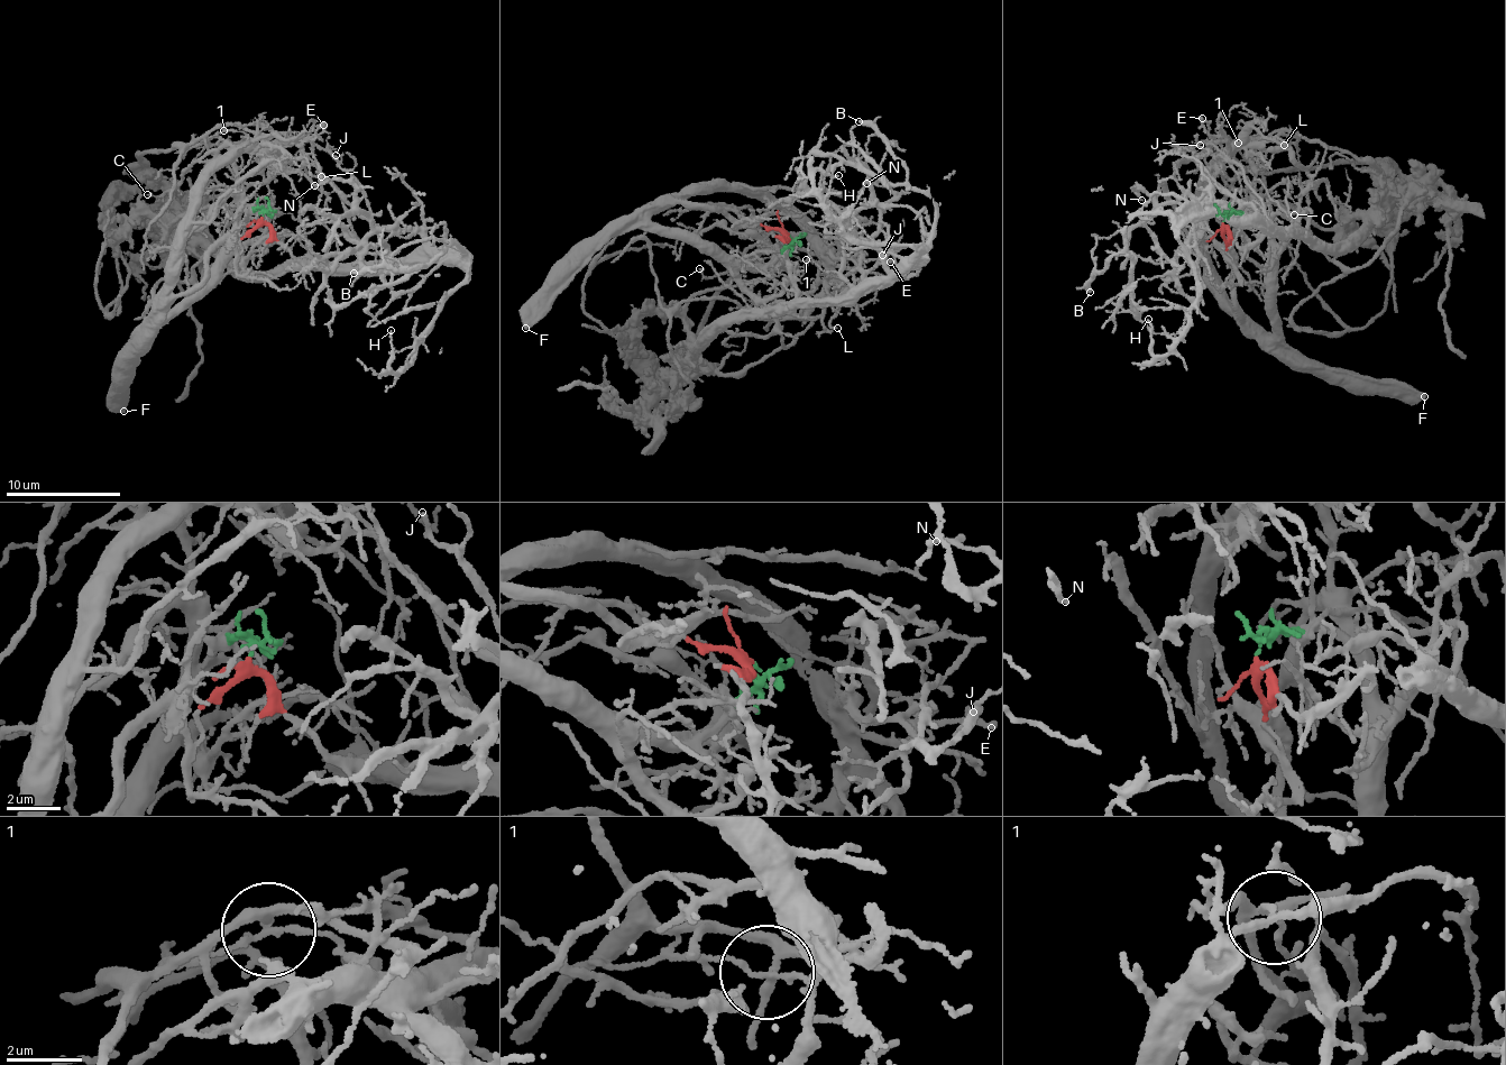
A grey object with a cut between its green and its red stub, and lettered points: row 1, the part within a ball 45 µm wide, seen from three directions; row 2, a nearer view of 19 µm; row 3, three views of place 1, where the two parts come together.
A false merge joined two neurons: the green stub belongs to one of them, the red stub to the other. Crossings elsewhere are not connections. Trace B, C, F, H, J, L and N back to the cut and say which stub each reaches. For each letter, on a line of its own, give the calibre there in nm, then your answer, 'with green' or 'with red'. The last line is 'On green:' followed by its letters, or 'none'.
B: 280 nm thick; with red
C: 150 nm thick; with green
F: 480 nm thick; with green
H: 130 nm thick; with red
J: 100 nm thick; with red
L: 150 nm thick; with green
N: 130 nm thick; with red
On green: C, F, L

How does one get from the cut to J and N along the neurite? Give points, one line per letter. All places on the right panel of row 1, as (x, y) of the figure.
J: (1221, 223), (1241, 247), (1277, 227), (1279, 230), (1217, 184), (1197, 159), (1208, 153), (1199, 146)
N: (1221, 223), (1241, 247), (1279, 230), (1230, 209), (1210, 192), (1188, 208), (1160, 207), (1136, 190), (1141, 199)

